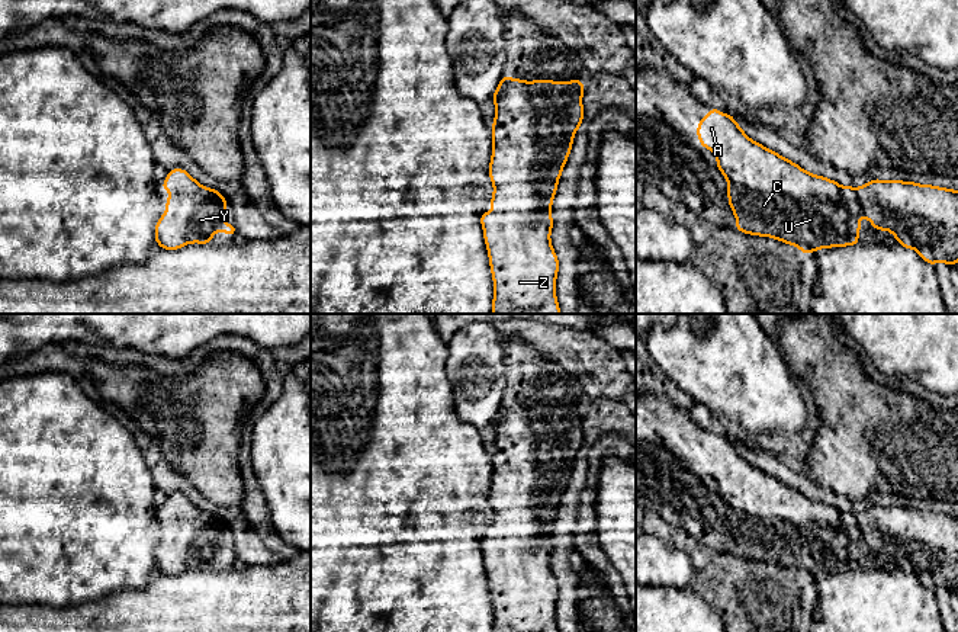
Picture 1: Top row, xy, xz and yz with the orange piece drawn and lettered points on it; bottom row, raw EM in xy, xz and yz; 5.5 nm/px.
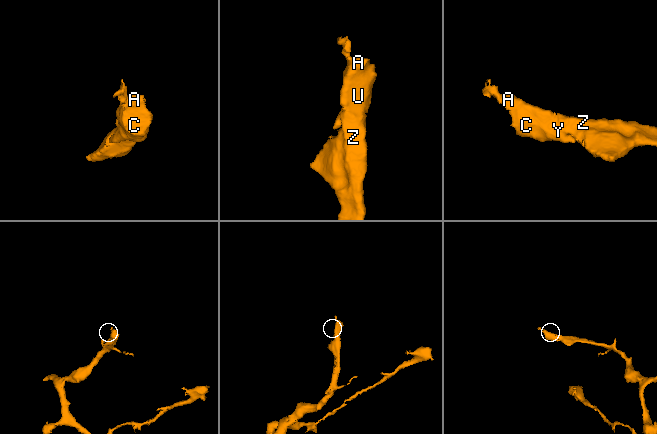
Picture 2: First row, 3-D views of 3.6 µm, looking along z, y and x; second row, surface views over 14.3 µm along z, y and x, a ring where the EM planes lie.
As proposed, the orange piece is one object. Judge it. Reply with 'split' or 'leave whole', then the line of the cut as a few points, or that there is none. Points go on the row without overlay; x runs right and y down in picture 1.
leave whole; no cut

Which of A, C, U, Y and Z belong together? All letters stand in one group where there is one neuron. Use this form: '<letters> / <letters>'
A C U Y Z

